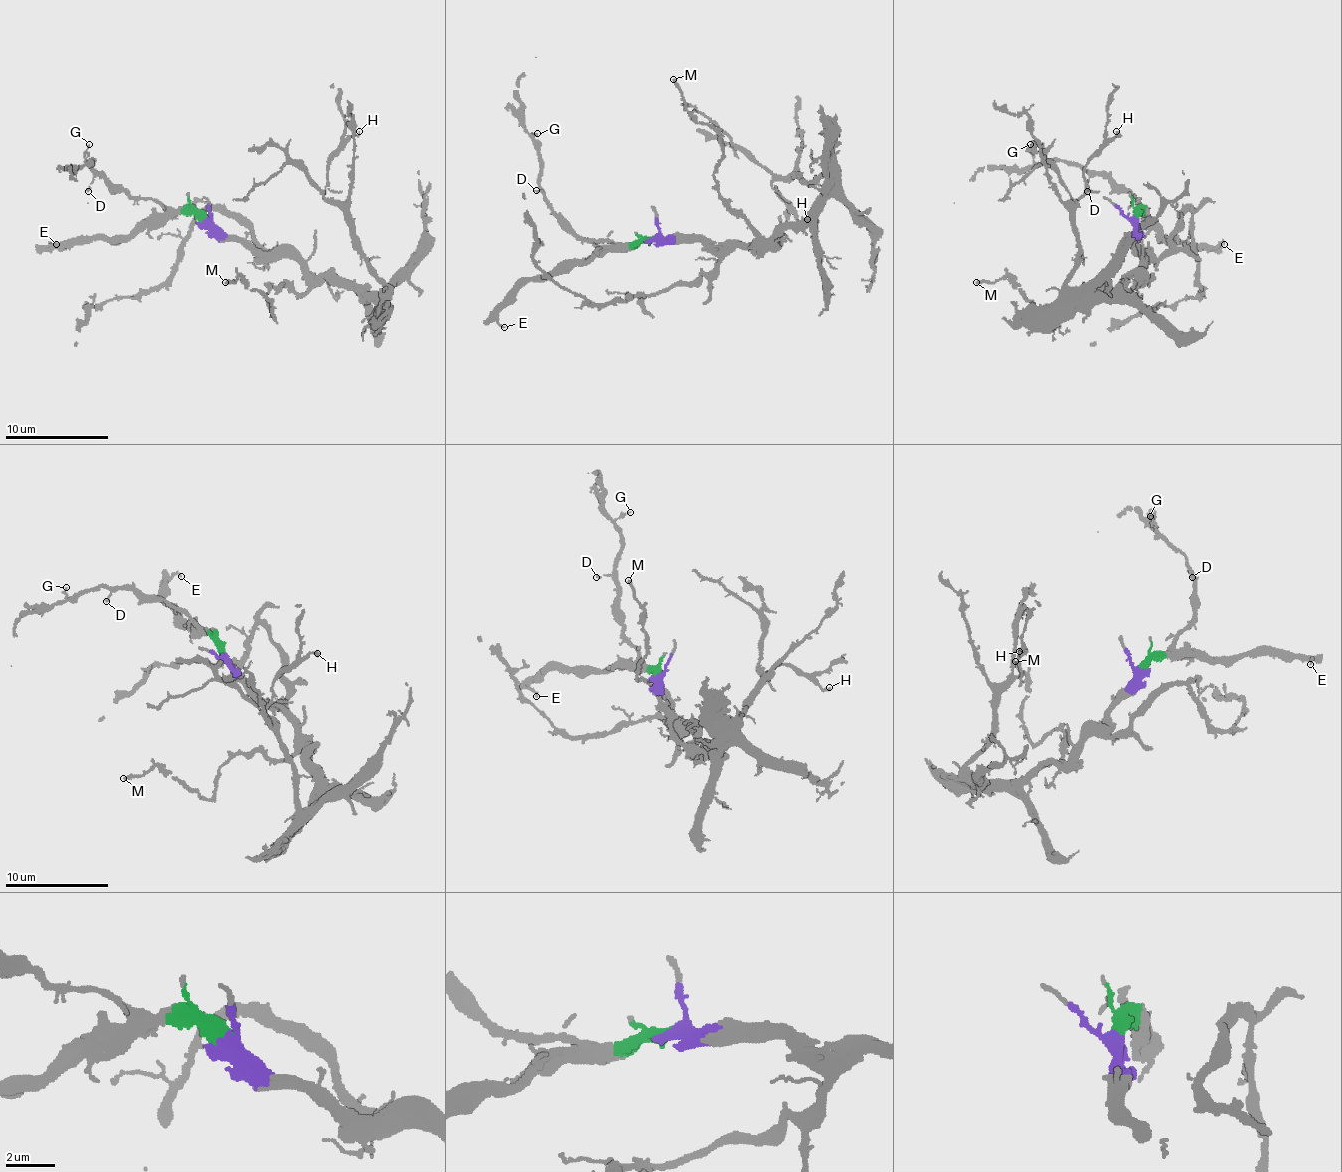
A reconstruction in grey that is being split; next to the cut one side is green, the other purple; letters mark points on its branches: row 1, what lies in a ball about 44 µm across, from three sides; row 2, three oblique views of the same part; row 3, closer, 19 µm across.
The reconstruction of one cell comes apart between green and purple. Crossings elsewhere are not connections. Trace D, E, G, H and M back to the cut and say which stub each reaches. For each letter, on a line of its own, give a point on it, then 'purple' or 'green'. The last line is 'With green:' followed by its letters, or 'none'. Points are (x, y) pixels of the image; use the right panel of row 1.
D: place (1087, 191); green
E: place (1224, 244); green
G: place (1030, 144); green
H: place (1116, 131); purple
M: place (976, 282); purple
With green: D, E, G

